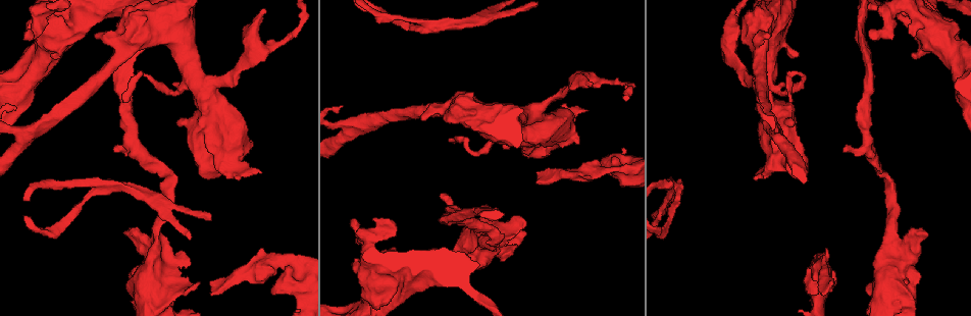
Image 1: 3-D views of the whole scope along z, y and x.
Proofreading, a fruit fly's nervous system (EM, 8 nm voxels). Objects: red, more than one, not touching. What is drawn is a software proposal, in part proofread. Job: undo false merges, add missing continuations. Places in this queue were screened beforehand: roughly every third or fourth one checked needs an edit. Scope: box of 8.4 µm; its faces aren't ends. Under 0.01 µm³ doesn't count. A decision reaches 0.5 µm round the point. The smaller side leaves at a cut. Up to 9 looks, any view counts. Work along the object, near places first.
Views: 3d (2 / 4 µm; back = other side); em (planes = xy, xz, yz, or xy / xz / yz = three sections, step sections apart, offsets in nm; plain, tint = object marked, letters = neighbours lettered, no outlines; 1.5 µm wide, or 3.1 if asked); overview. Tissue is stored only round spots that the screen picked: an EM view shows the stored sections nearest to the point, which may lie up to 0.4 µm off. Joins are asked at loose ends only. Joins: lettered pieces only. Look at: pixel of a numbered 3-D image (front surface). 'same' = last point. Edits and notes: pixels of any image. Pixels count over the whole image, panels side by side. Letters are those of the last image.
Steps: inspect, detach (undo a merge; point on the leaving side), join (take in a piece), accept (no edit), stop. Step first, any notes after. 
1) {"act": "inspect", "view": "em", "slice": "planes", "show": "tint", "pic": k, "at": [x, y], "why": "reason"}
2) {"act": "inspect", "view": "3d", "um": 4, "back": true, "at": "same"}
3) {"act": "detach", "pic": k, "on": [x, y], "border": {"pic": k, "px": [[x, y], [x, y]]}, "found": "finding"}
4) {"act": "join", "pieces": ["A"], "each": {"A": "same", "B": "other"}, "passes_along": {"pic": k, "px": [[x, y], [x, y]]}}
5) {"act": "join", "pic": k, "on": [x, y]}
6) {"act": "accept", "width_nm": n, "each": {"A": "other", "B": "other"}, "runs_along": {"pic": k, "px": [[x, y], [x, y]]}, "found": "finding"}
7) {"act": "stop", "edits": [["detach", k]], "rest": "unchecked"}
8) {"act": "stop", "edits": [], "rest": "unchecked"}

{"act": "inspect", "view": "3d", "um": 4, "back": true, "pic": 1, "at": [449, 140], "why": "end of a long branch"}

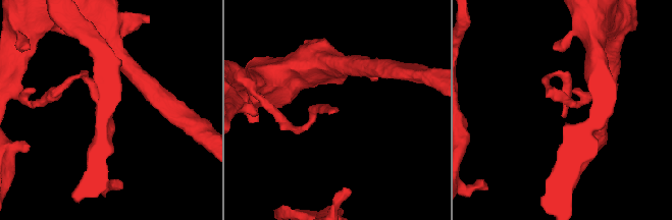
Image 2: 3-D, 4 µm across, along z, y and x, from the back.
{"act": "inspect", "view": "em", "slice": "planes", "show": "letters", "pic": 2, "at": [331, 113], "why": "need the tissue"}

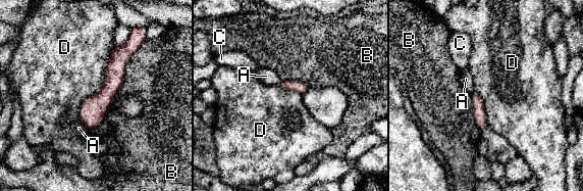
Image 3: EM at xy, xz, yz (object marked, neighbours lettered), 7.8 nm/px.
{"act": "accept", "width_nm": 100, "each": {"A": "other", "B": "other", "C": "other", "D": "other"}, "border": {"pic": 3, "px": [[110, 55], [82, 121]]}, "found": "no lettered piece goes on from it"}

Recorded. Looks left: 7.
{"act": "inspect", "view": "3d", "um": 4, "pic": 1, "at": [577, 144], "why": "stops while still wide"}

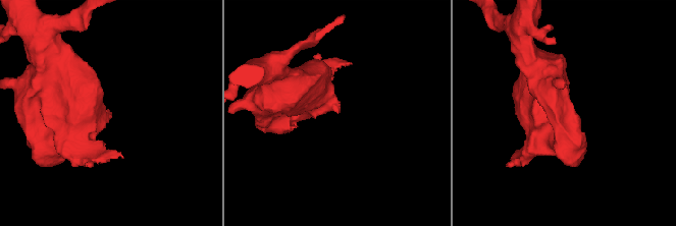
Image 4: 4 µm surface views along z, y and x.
{"act": "inspect", "view": "em", "um": 3.1, "slice": "yz", "step": 16, "show": "letters", "pic": 4, "at": [332, 110]}

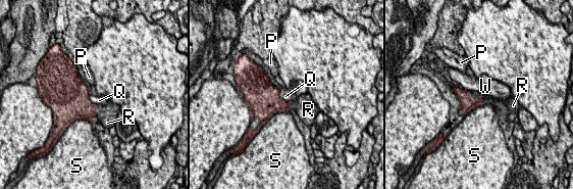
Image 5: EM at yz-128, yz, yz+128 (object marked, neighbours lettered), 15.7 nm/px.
{"act": "inspect", "view": "em", "um": 3.1, "slice": "planes", "show": "letters", "at": "same", "why": "another direction"}

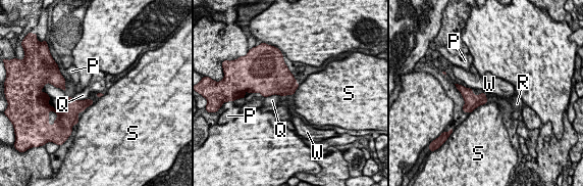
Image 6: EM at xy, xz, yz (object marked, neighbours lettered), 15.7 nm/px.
{"act": "join", "pieces": ["R"], "each": {"P": "other", "Q": "other", "R": "same", "S": "other", "W": "other"}, "passes_along": {"pic": 6, "px": [[280, 81], [284, 95], [281, 110]]}, "found": "it goes on there"}

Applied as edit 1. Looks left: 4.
{"act": "inspect", "view": "overview", "why": "redraw"}

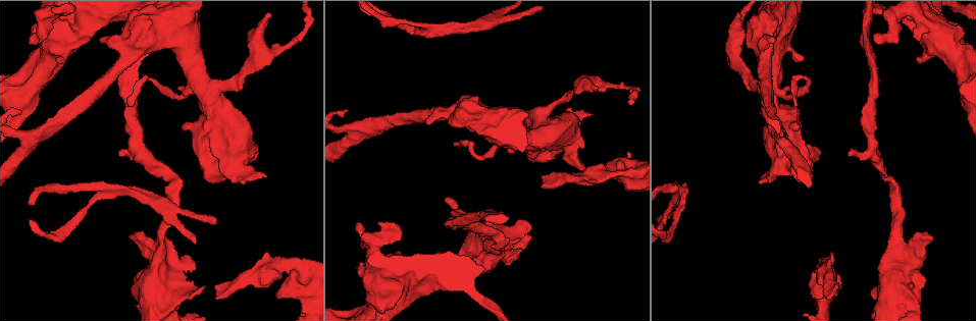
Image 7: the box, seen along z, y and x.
{"act": "inspect", "view": "3d", "um": 4, "pic": 7, "at": [850, 150], "why": "branch stops here"}

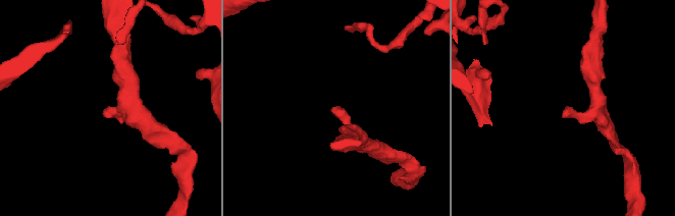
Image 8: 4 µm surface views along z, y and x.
{"act": "inspect", "view": "em", "slice": "planes", "show": "letters", "pic": 8, "at": [566, 107]}

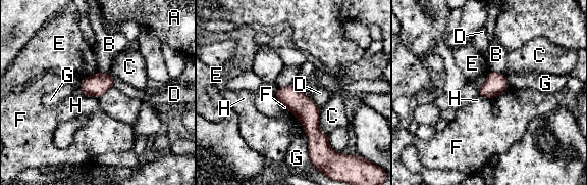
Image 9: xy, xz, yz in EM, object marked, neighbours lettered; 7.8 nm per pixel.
{"act": "accept", "longest_contact_nm": ["G", 360], "each": {"A": "other", "B": "other", "C": "other", "D": "other", "E": "other", "F": "other", "G": "other", "H": "other"}, "runs_along": {"pic": 9, "px": [[280, 90], [309, 119], [315, 150]]}, "found": "none of them fits"}

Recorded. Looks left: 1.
{"act": "inspect", "view": "em", "slice": "planes", "show": "letters", "pic": 7, "at": [130, 237], "why": "an open end"}

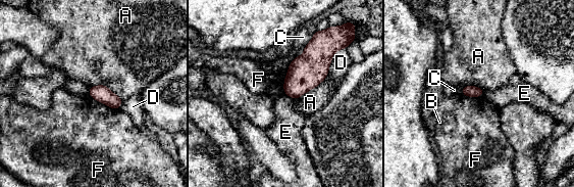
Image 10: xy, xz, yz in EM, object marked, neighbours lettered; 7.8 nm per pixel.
{"act": "accept", "longest_contact_nm": ["A", 300], "each": {"A": "other", "B": "other", "C": "other", "D": "other", "E": "other", "F": "other"}, "border": {"pic": 10, "px": [[88, 94], [111, 107], [119, 109]]}, "found": "none of them fits"}

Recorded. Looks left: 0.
{"act": "stop", "edits": [["join", 6]], "rest": "unchecked"}

